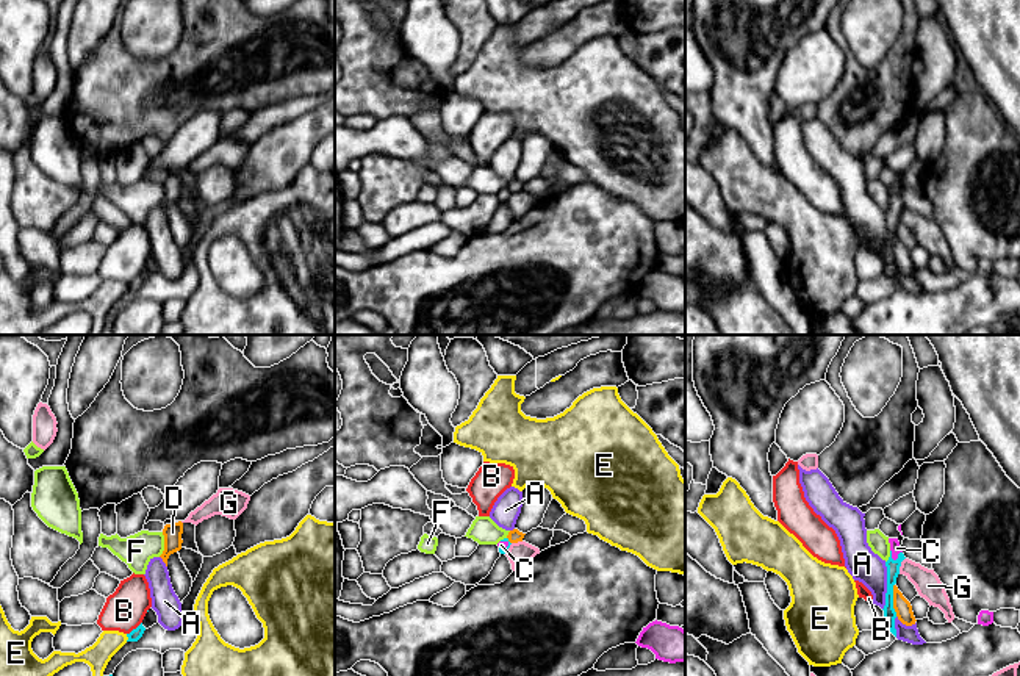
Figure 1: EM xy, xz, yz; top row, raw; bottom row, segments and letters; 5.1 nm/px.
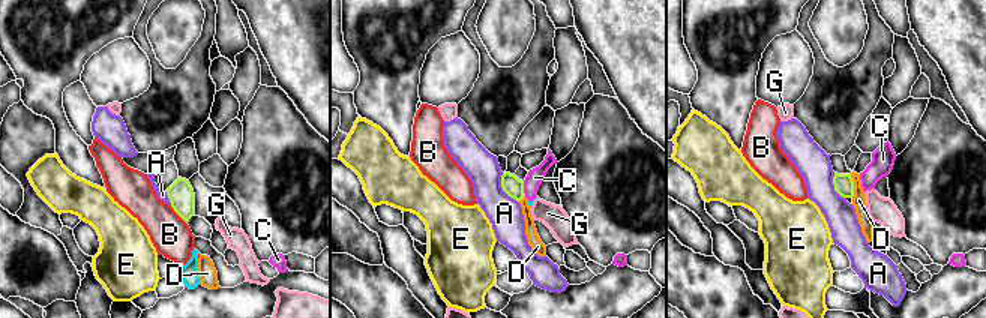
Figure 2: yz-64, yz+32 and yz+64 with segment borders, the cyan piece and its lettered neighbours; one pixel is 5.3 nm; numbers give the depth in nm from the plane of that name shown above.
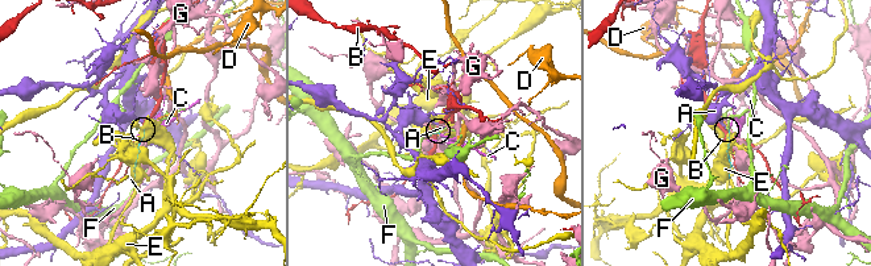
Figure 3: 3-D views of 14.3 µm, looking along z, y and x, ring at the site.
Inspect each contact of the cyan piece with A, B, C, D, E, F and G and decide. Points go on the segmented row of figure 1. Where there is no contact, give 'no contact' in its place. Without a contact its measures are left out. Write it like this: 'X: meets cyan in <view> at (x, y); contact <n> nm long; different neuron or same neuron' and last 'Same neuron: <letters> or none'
A: meets cyan in yz at (887, 586); contact 240 nm long; different neuron
B: meets cyan in xy at (133, 629); contact 100 nm long; different neuron
C: meets cyan in yz at (898, 557); contact 70 nm long; same neuron
D: meets cyan in yz at (892, 600); contact 170 nm long; different neuron
E: meets cyan in xy at (127, 636); contact 40 nm long; different neuron
F: meets cyan in yz at (889, 557); contact 70 nm long; different neuron
G: meets cyan in yz at (900, 565); contact 90 nm long; different neuron
Same neuron: C

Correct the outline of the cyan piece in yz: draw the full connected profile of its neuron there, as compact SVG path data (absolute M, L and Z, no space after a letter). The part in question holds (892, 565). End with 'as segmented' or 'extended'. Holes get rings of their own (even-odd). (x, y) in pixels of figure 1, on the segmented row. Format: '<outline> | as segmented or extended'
M889 538L889 543L890 543L890 557L885 562L887 593L885 593L885 606L882 610L884 610L884 626L896 637L896 629L895 629L896 612L893 609L893 585L896 584L901 562L906 557L903 554L898 538Z | extended

